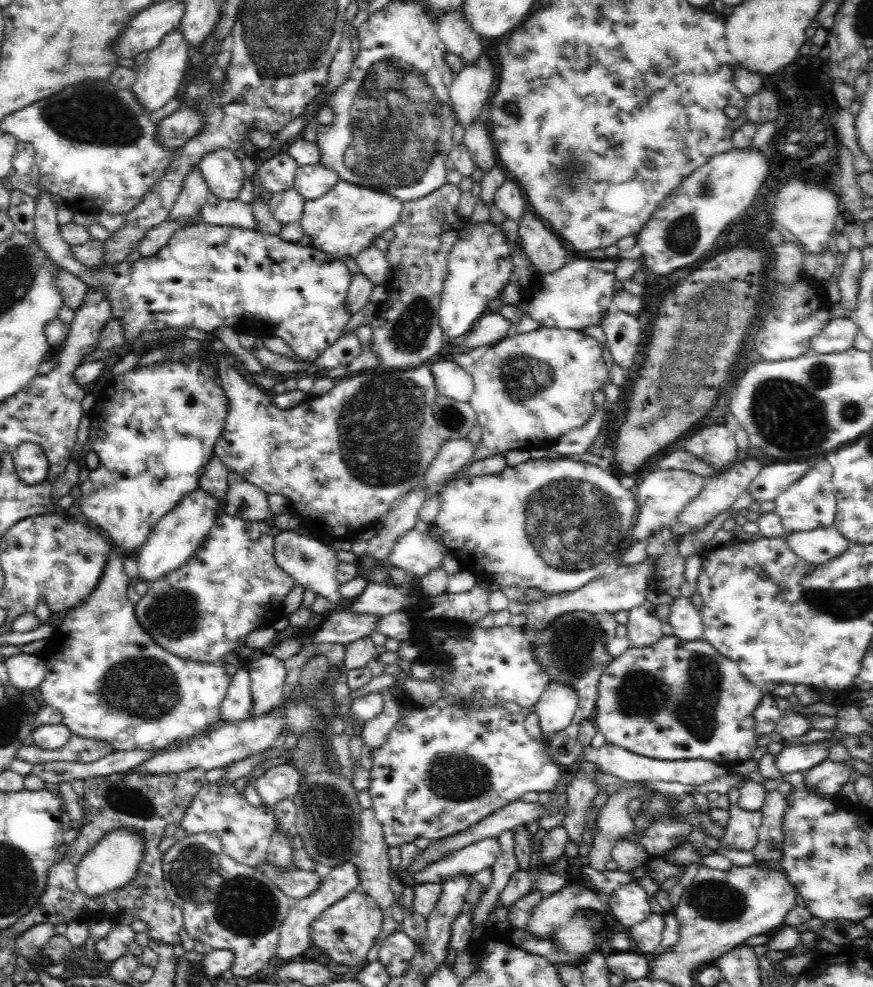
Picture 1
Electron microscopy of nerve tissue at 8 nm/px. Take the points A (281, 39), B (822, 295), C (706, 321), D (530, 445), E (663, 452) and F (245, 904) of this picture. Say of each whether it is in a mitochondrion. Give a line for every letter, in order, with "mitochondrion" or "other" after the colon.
A: mitochondrion
B: other
C: mitochondrion
D: other
E: other
F: mitochondrion

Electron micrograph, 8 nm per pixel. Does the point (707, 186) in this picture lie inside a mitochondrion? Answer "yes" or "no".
yes

